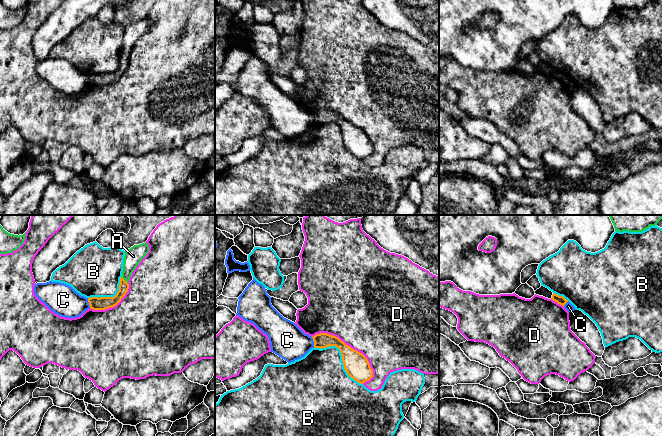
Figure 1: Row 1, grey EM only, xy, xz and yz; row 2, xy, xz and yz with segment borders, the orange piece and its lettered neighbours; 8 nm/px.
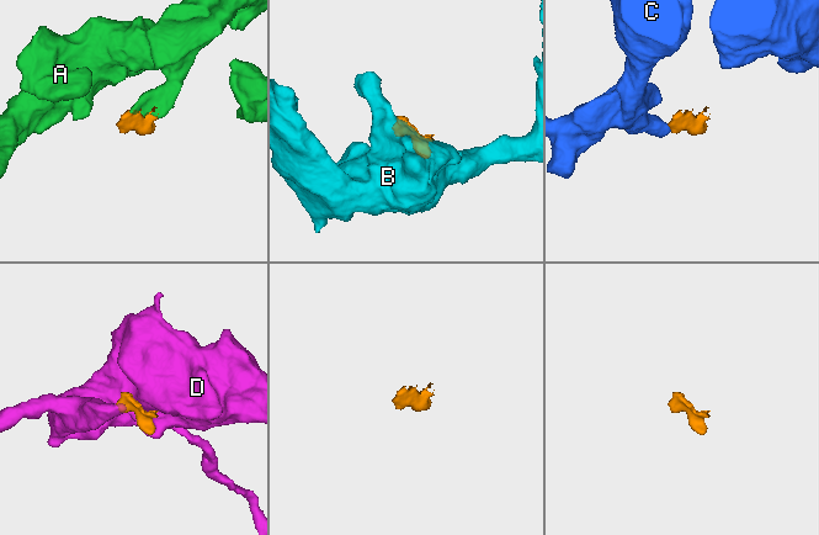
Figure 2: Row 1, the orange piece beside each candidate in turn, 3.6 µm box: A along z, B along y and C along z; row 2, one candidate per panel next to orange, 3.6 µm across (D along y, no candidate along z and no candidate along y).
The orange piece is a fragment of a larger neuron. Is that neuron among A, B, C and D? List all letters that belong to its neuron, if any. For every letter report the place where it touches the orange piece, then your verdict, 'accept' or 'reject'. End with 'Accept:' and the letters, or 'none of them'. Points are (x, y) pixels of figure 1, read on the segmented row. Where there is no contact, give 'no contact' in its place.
A: contact xy (124, 280); accept
B: contact xz (342, 357); reject
C: contact xy (89, 303); reject
D: contact xz (347, 345); reject
Accept: A

